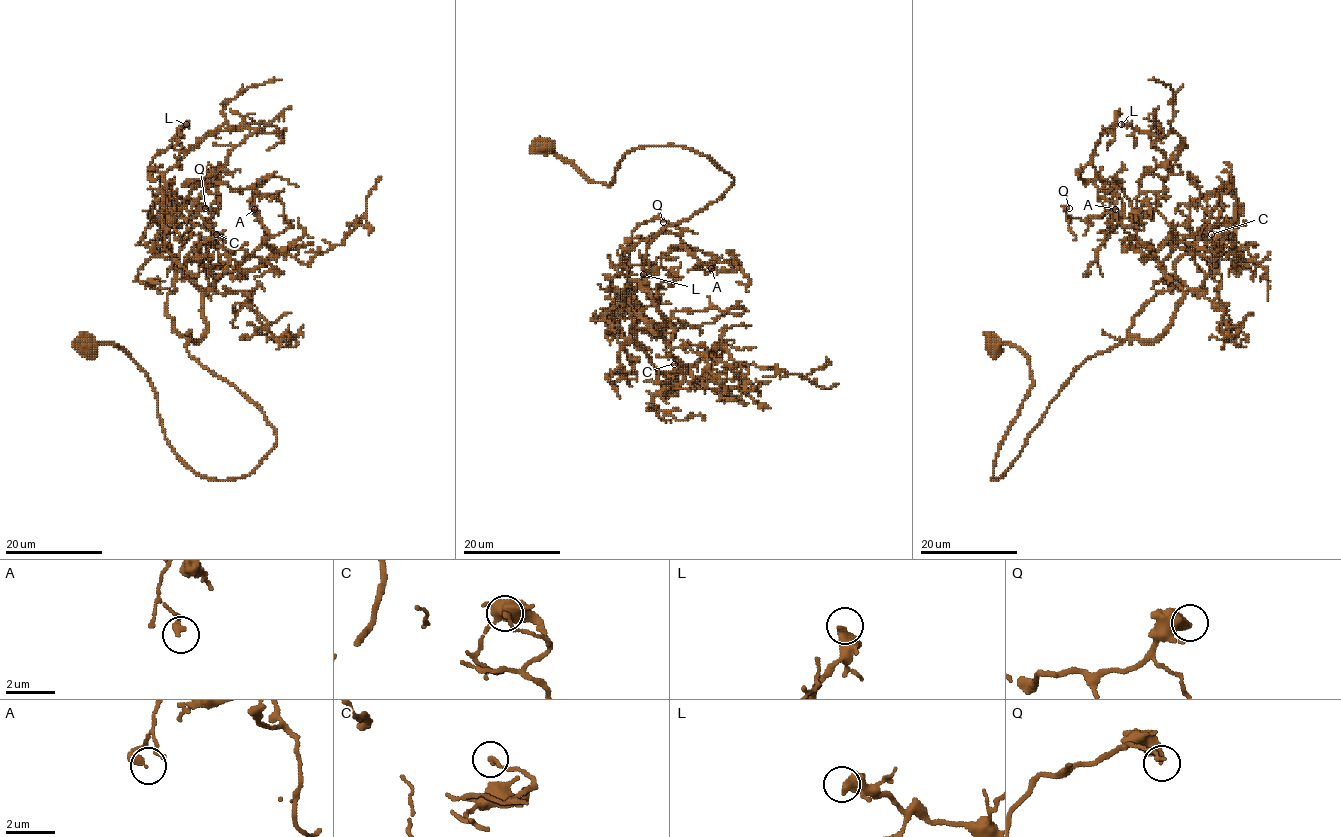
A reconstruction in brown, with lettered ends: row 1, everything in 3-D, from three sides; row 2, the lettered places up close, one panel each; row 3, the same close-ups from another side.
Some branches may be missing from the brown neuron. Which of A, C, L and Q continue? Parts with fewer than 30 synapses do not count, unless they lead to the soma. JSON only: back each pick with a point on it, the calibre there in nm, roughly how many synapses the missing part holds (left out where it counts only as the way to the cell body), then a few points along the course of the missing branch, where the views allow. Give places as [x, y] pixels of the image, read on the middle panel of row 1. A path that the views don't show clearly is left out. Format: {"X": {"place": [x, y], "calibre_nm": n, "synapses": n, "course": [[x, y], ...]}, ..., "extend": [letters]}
{"extend": []}

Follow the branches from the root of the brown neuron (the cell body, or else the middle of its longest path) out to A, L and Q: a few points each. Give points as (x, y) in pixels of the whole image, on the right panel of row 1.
A: (993, 345), (1031, 376), (995, 479), (1081, 364), (1155, 340), (1183, 295), (1096, 178), (1115, 209)
L: (993, 345), (1031, 376), (995, 479), (1081, 364), (1171, 322), (1137, 235), (1170, 163), (1121, 124)
Q: (993, 345), (1014, 345), (1031, 376), (995, 479), (1081, 364), (1171, 322), (1183, 290), (1137, 227), (1069, 208)

